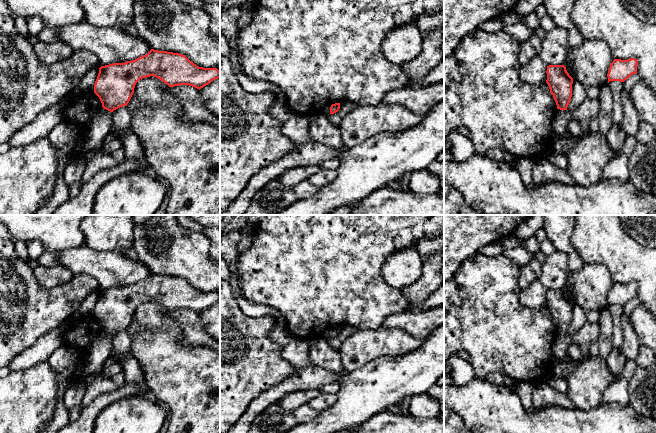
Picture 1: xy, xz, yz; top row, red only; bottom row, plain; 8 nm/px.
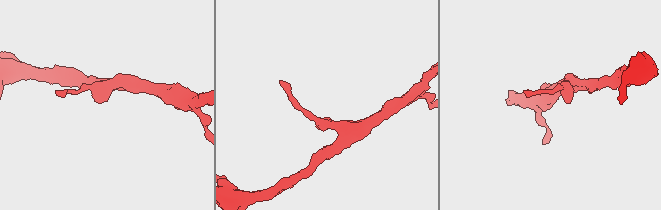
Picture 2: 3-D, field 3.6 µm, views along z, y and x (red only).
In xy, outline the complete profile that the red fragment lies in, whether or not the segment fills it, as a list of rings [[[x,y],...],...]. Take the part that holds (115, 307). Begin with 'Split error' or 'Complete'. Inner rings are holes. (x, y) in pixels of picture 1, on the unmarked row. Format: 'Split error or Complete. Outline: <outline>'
Complete. Outline: [[[151,273],[135,284],[101,290],[94,317],[102,331],[113,336],[127,330],[136,307],[150,300],[160,303],[169,311],[189,309],[200,314],[220,302],[220,295],[217,292],[198,291],[179,277]]]

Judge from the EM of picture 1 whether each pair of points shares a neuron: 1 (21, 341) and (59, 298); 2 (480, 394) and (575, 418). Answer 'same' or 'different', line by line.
1: same
2: same

